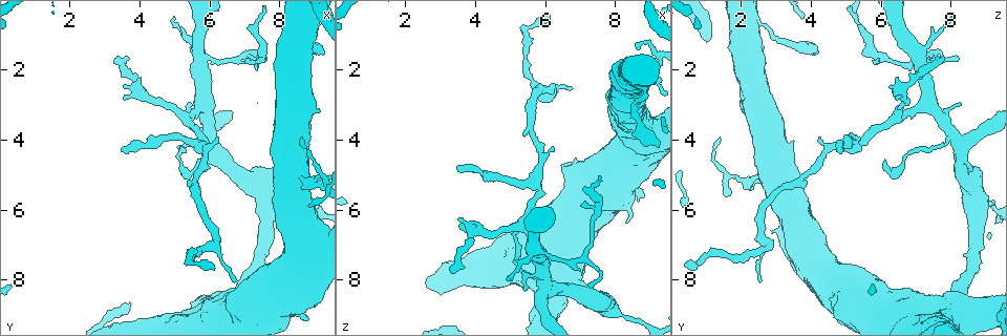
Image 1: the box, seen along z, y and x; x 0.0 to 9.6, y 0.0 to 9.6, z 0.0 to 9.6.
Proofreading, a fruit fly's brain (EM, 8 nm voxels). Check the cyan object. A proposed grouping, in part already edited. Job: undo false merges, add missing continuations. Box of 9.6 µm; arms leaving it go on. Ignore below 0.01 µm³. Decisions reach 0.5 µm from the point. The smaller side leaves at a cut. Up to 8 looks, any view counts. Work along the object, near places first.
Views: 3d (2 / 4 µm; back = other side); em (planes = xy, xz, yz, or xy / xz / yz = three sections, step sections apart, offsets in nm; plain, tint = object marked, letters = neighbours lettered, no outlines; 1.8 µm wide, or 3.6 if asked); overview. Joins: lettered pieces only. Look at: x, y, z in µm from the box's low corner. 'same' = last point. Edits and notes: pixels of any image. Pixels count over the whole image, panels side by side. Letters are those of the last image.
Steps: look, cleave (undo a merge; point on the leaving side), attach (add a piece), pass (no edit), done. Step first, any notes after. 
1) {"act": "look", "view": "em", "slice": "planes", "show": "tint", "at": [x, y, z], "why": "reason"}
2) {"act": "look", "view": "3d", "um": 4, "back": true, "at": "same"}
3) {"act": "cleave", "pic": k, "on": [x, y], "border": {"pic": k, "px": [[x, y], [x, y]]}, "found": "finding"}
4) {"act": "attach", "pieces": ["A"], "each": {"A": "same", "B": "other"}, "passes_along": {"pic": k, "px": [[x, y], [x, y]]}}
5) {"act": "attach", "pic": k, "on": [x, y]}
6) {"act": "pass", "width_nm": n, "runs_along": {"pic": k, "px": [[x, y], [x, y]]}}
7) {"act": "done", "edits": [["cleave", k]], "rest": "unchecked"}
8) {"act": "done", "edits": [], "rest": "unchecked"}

{"act": "look", "view": "em", "slice": "planes", "show": "letters", "at": [7.10, 1.55, 7.35], "why": "arms part here"}

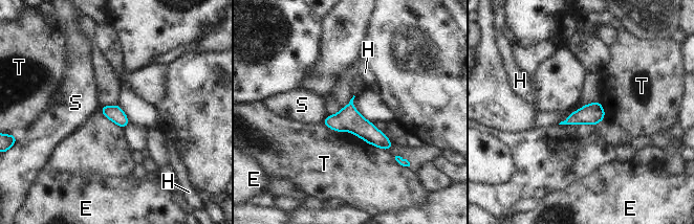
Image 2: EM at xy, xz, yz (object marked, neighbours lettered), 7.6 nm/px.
{"act": "pass", "longest_contact_nm": ["T", 550], "each": {"E": "other", "H": "other", "S": "other", "T": "other"}, "runs_along": {"pic": 2, "px": [[326, 121], [353, 121], [389, 144]]}, "found": "continuous, no second neuron"}

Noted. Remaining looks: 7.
{"act": "look", "view": "em", "slice": "yz", "step": 4, "show": "letters", "at": [5.65, 4.60, 6.10], "why": "long arm stops here"}

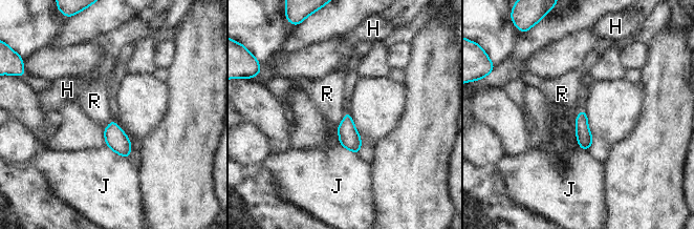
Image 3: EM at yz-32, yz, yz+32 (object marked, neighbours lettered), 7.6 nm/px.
{"act": "look", "view": "em", "slice": "planes", "show": "letters", "at": "same", "why": "another direction"}

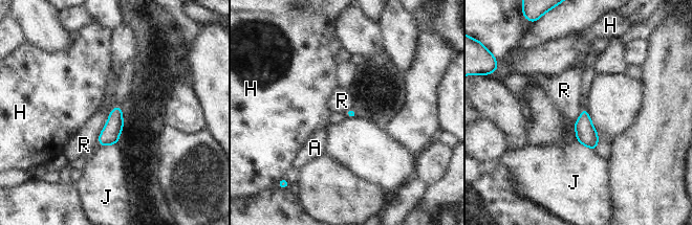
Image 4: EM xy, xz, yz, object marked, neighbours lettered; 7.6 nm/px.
{"act": "pass", "each": {"A": "other", "H": "other", "J": "other", "R": "other"}, "found": "none of them fits"}

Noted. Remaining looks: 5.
{"act": "look", "view": "em", "slice": "xy", "step": 4, "show": "letters", "at": [6.10, 6.95, 2.70], "why": "a fork"}

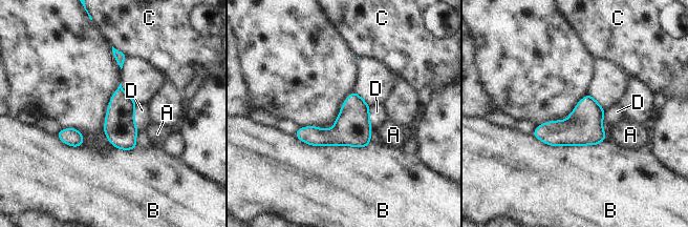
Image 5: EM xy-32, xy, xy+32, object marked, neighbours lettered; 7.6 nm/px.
{"act": "pass", "longest_contact_nm": ["B", 600], "each": {"A": "other", "B": "other", "C": "other", "D": "other"}, "found": "one neuron here"}

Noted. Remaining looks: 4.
{"act": "done", "edits": [], "rest": "unchecked"}

